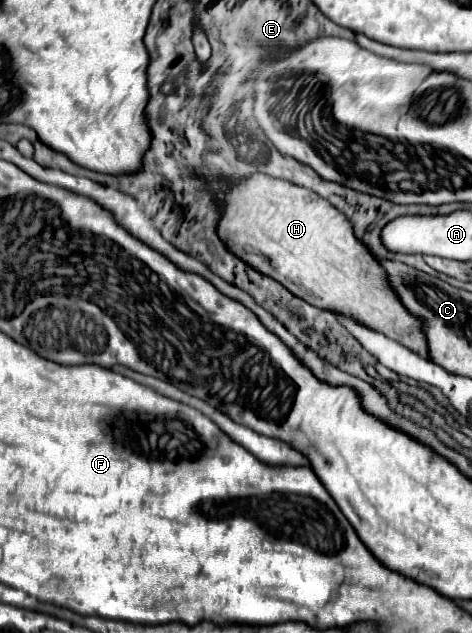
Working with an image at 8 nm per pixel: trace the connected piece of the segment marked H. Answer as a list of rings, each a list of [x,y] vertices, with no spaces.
[[[253,174],[251,178],[243,180],[233,188],[225,184],[213,184],[213,188],[217,190],[217,196],[223,202],[223,216],[217,226],[217,232],[221,234],[221,240],[227,242],[227,246],[239,258],[245,258],[245,262],[249,262],[253,268],[275,278],[289,292],[303,298],[311,306],[333,314],[349,316],[355,322],[361,322],[363,326],[387,338],[393,338],[395,342],[407,346],[421,358],[429,360],[429,346],[425,342],[423,318],[405,310],[383,266],[379,266],[379,262],[375,262],[369,250],[365,250],[365,246],[357,242],[357,238],[353,238],[353,230],[349,230],[349,222],[345,222],[345,216],[337,212],[335,206],[329,206],[329,202],[313,194],[313,190],[301,188],[285,180],[269,178],[265,174]]]

